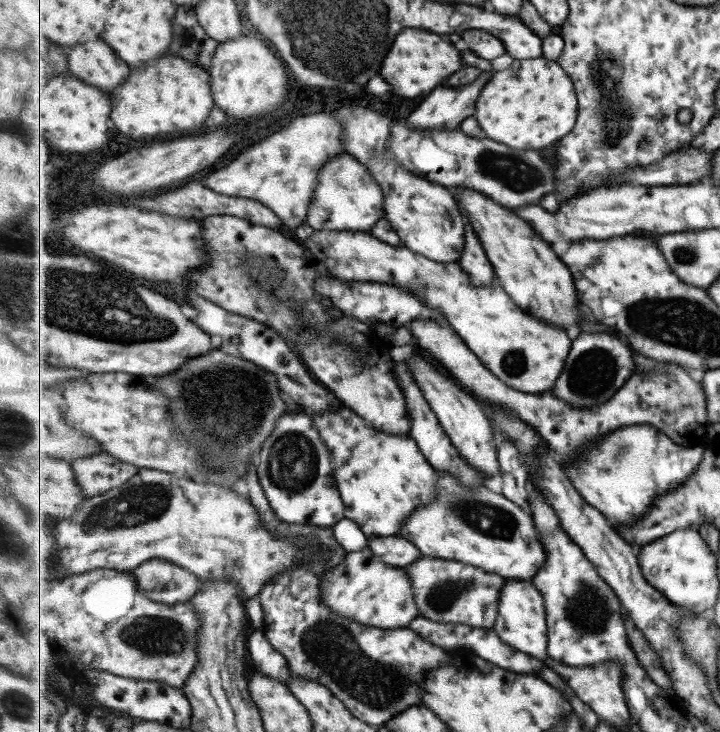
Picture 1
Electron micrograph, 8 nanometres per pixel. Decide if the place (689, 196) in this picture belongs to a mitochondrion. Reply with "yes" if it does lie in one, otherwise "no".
no

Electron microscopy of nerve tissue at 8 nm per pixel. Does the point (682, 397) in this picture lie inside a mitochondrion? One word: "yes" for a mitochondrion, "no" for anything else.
yes

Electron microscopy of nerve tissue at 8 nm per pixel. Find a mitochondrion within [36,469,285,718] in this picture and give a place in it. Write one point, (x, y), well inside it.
(143, 502)

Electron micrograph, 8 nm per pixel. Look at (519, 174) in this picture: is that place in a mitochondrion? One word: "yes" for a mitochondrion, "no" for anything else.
yes

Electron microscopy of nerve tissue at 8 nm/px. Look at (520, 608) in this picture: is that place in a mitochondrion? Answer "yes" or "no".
no

